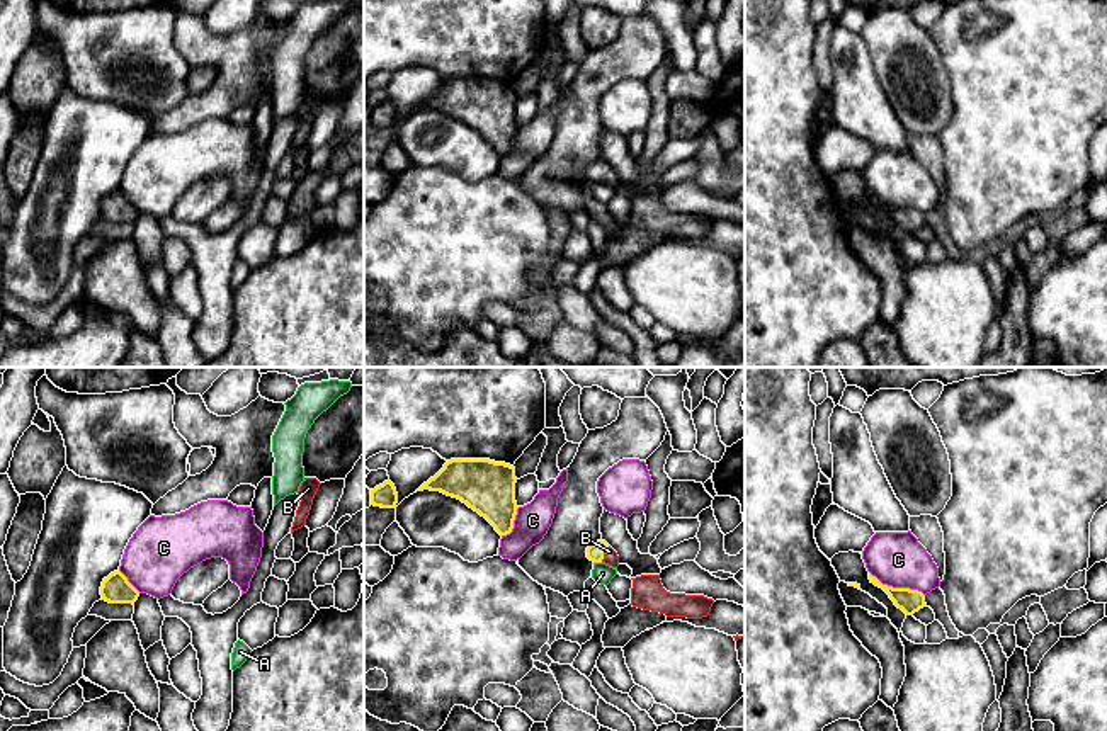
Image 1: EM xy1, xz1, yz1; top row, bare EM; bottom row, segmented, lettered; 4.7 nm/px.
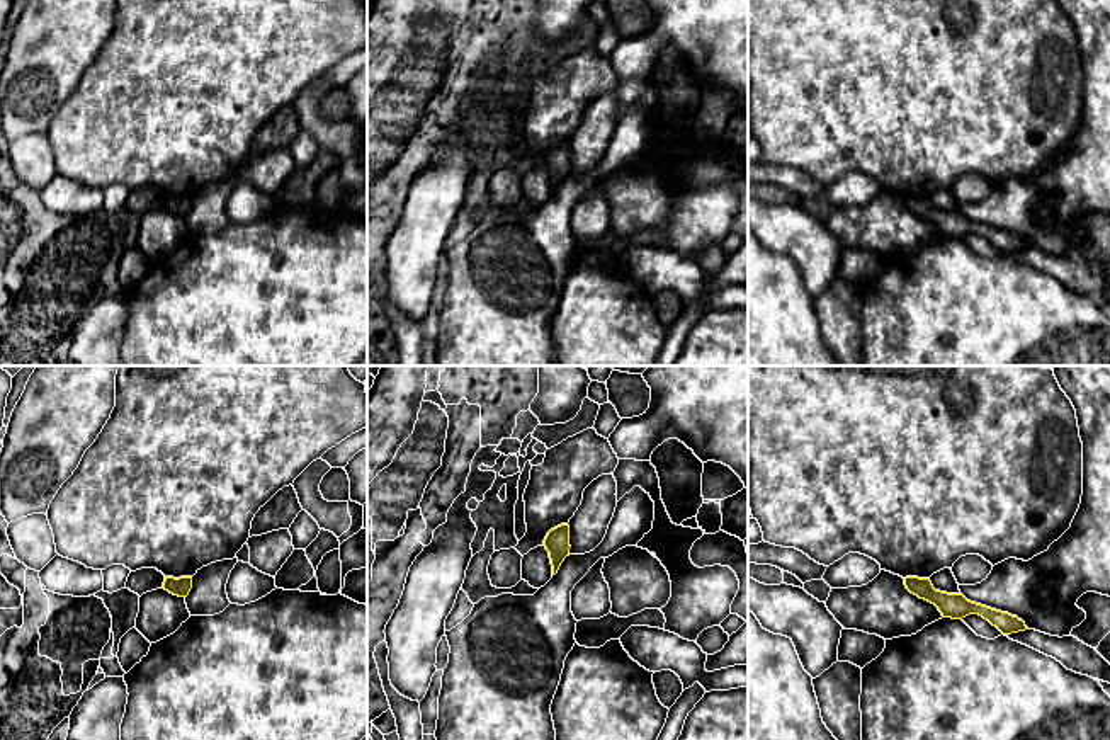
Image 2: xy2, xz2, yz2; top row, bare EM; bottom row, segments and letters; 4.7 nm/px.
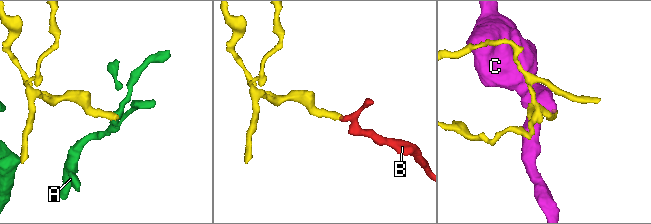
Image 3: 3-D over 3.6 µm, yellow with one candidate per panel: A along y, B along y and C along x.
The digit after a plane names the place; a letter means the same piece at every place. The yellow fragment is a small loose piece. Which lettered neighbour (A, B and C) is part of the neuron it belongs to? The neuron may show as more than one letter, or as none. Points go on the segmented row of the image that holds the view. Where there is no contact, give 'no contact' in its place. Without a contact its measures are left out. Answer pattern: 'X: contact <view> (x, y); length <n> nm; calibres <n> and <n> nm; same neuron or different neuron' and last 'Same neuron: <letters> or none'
A: contact xz1 (597, 561); length 40 nm; calibres 80 and 90 nm; different neuron
B: contact xz1 (602, 555); length 90 nm; calibres 80 and 70 nm; same neuron
C: contact yz1 (896, 589); length 280 nm; calibres 110 and 260 nm; different neuron
Same neuron: B

